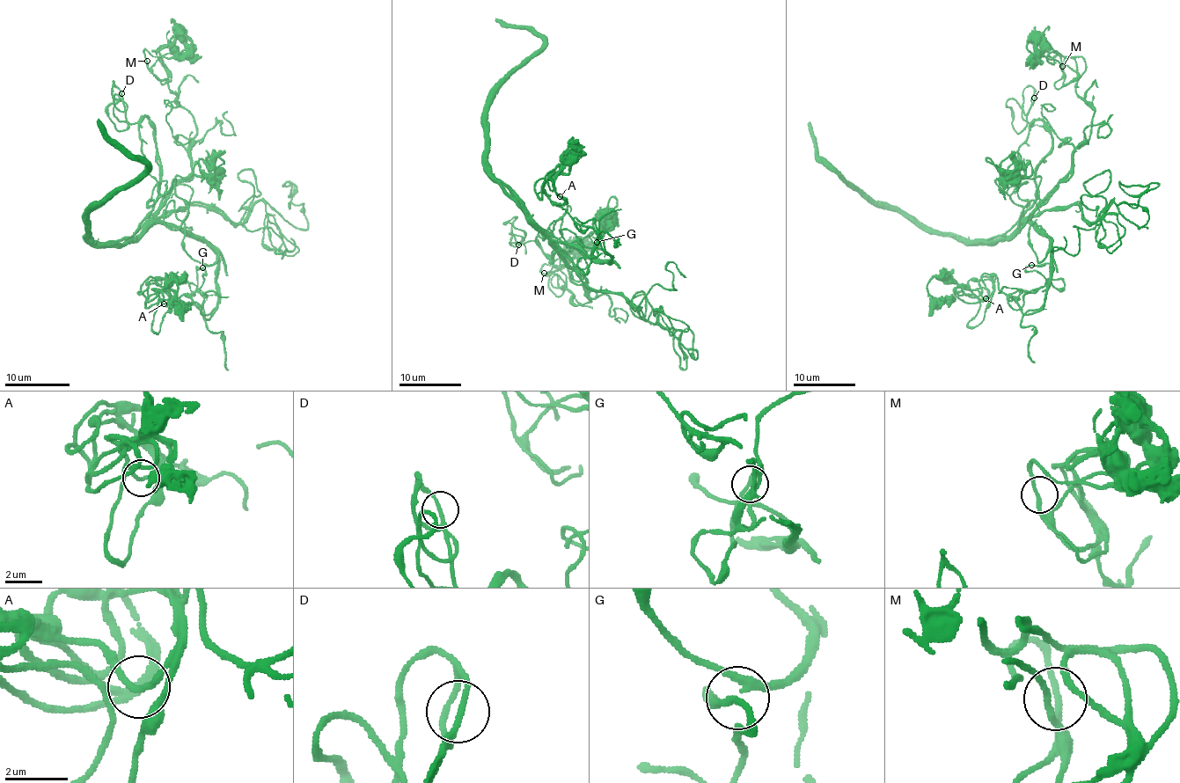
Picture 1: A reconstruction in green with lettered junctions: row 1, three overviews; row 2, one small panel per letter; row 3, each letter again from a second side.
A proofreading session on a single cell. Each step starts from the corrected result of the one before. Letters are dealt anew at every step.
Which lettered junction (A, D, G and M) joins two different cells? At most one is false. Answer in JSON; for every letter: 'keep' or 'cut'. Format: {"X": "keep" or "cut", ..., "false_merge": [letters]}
{"A": "keep", "D": "keep", "G": "keep", "M": "keep", "false_merge": []}

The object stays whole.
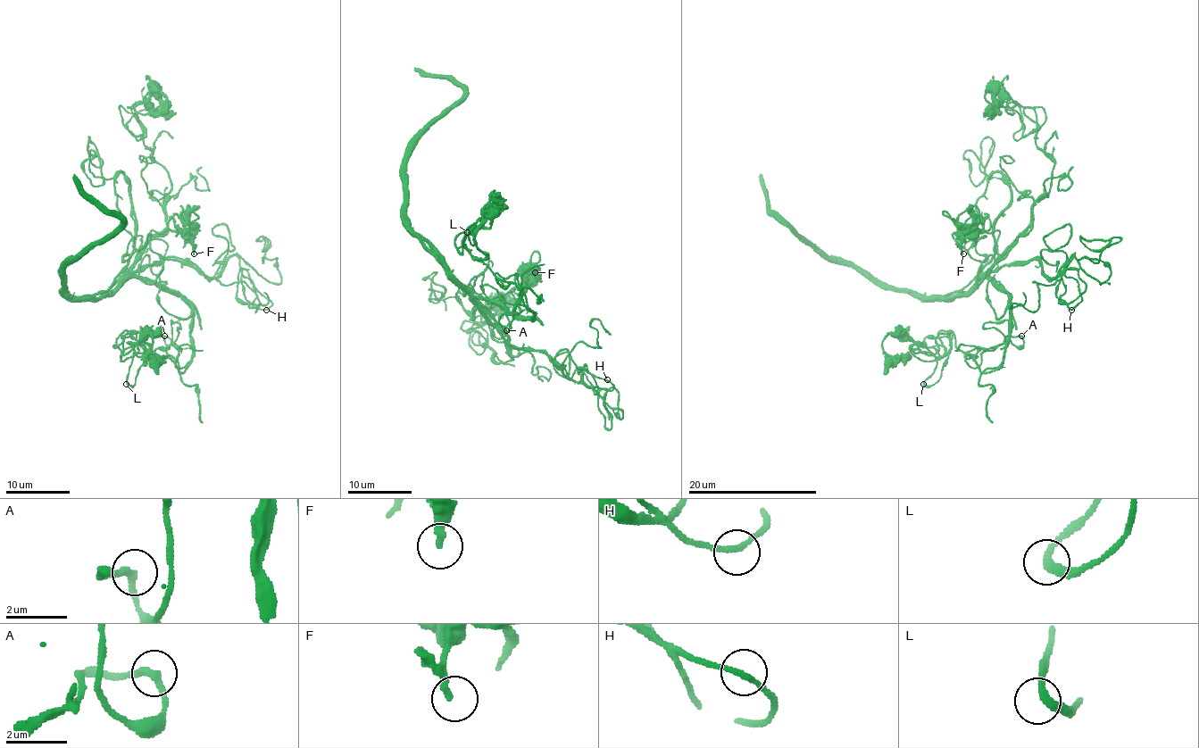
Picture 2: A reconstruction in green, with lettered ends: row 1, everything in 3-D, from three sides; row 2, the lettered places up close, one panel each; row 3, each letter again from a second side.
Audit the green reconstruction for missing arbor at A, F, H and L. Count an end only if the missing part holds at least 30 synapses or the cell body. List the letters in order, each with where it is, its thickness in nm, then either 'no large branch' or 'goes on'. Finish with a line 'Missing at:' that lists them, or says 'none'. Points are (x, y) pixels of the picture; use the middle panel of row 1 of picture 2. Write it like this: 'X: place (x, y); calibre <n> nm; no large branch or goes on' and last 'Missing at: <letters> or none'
A: place (506, 330); calibre 220 nm; no large branch
F: place (535, 272); calibre 180 nm; no large branch
H: place (607, 379); calibre 160 nm; no large branch
L: place (467, 232); calibre 240 nm; no large branch
Missing at: none

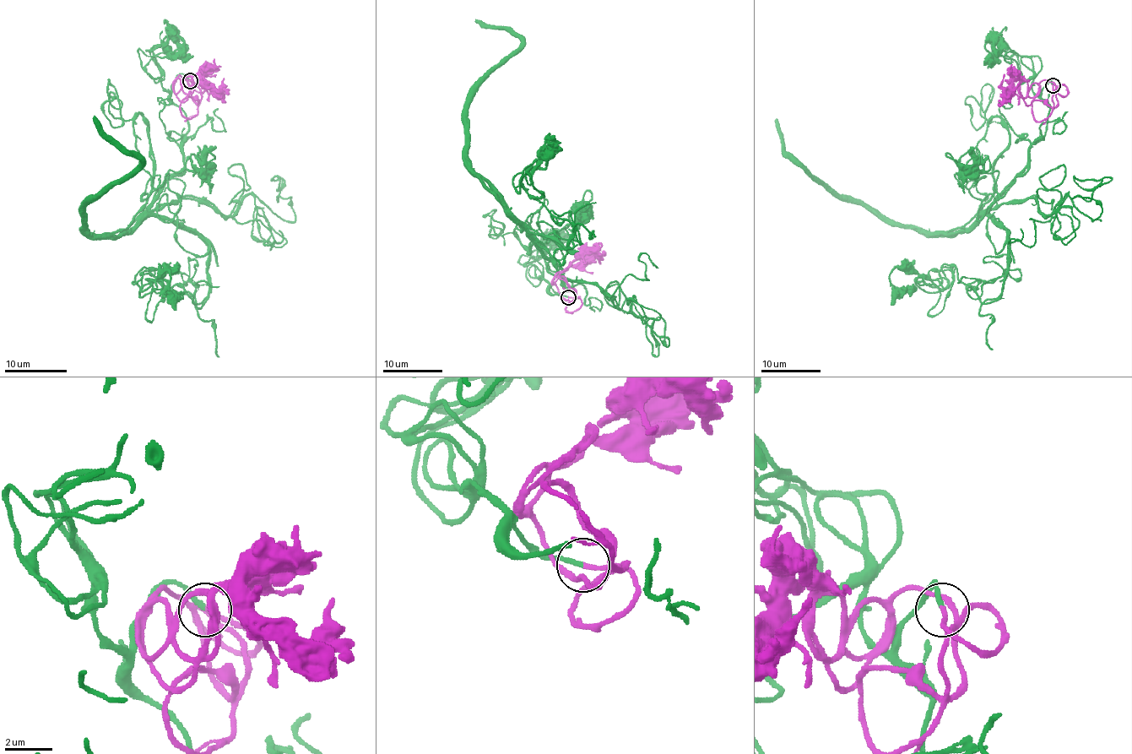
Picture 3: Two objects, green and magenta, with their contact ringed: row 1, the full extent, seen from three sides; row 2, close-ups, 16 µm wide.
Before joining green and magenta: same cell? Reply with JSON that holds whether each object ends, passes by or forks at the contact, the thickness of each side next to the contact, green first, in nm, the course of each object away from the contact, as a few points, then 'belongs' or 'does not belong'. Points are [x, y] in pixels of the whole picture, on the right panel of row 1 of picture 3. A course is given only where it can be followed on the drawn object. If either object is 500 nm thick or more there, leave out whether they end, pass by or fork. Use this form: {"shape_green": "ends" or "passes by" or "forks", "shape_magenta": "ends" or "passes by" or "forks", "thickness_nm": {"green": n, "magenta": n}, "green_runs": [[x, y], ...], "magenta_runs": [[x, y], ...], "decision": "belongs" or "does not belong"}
{"shape_green": "ends", "shape_magenta": "ends", "thickness_nm": {"green": 200, "magenta": 180}, "green_runs": [[1052, 85], [1029, 163], [968, 227], [945, 231], [890, 225], [847, 202], [785, 151], [777, 118]], "magenta_runs": [[1052, 85], [1036, 82], [1029, 86], [1017, 80], [1007, 91], [1009, 94], [1019, 82]], "decision": "belongs"}

